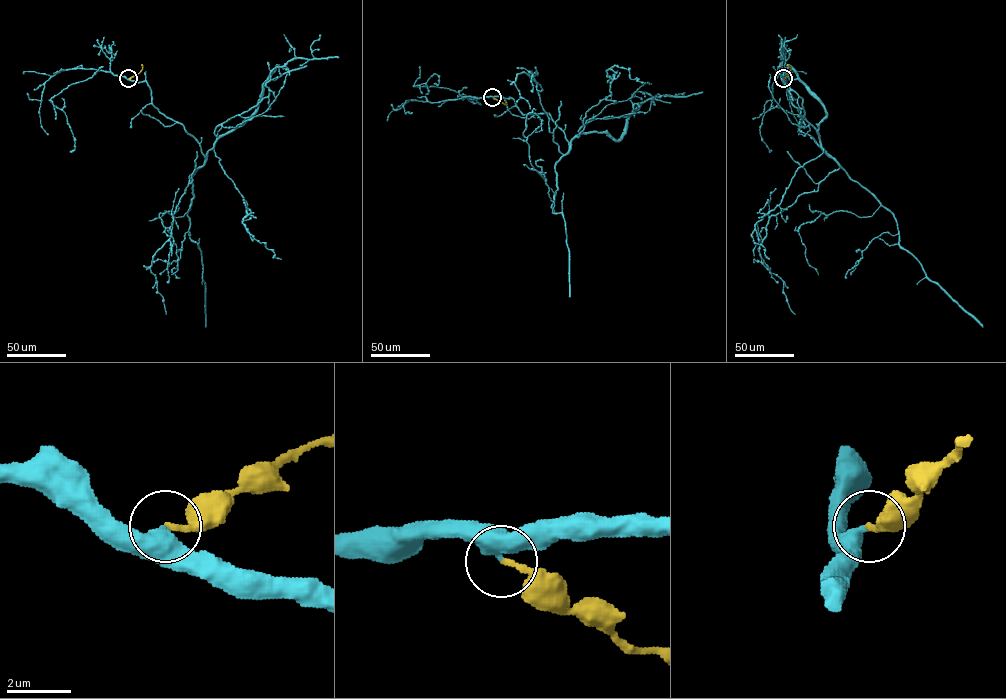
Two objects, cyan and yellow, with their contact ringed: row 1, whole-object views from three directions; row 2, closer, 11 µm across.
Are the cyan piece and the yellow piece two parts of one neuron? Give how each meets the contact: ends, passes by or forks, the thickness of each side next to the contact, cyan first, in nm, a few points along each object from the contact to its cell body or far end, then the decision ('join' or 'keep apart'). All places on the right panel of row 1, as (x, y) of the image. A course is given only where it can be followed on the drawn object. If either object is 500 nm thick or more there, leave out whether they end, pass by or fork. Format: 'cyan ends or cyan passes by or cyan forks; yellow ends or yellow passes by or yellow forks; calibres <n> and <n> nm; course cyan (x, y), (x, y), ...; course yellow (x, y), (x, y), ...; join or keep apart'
cyan ends; yellow ends; calibres 480 and 180 nm; course cyan (783, 78), (790, 101), (800, 111), (799, 130), (808, 134), (892, 213), (899, 244), (982, 327); course yellow (783, 78), (791, 69), (787, 64); join

